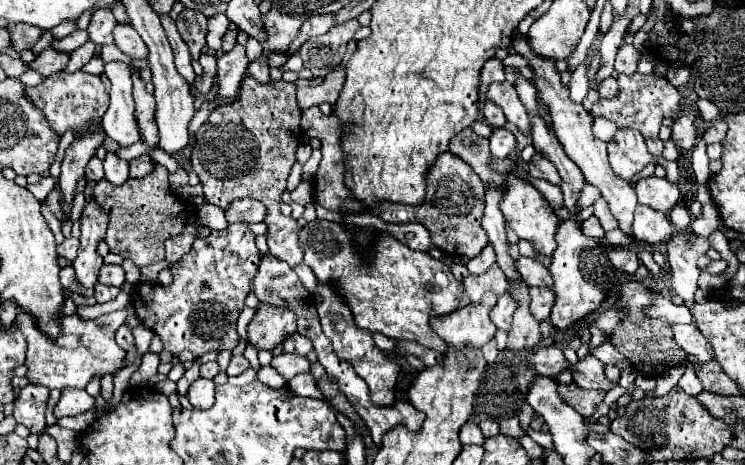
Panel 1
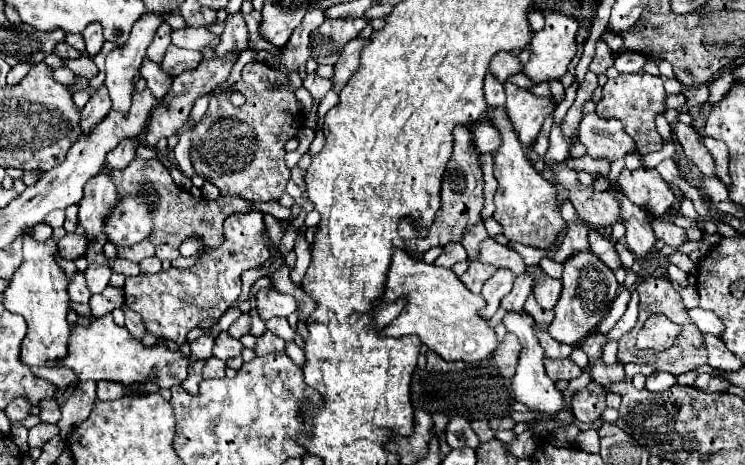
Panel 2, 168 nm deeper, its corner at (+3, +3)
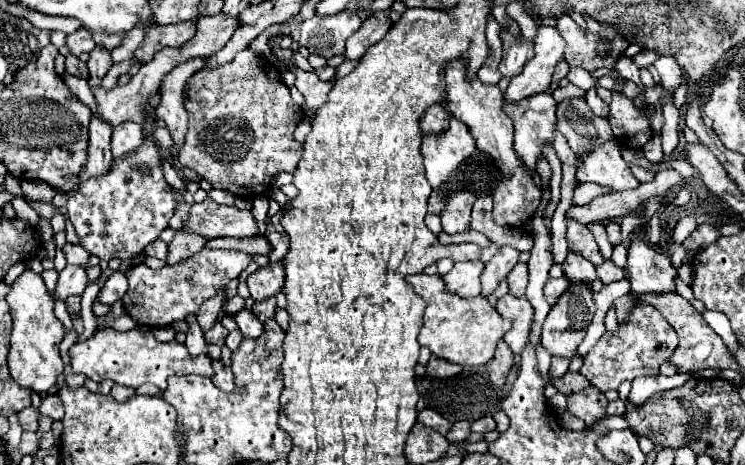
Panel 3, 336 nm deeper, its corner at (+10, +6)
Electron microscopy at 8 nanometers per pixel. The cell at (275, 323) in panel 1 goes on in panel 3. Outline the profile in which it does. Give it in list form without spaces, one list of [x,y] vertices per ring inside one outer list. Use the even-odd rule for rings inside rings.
[[[280,262],[268,264],[248,276],[248,290],[254,302],[264,302],[276,296],[278,292],[282,292],[282,286],[284,286],[284,266]]]

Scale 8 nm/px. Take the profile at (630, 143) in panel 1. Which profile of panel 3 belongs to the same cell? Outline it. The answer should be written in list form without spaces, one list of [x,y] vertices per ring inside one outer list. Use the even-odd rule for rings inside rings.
[[[584,98],[562,100],[556,116],[560,132],[566,136],[570,148],[580,156],[588,156],[588,152],[614,138],[608,120],[594,116]]]

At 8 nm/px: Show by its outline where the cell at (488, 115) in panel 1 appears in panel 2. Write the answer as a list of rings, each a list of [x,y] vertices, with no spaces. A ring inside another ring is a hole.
[[[489,71],[485,75],[485,101],[489,103],[489,107],[501,107],[505,103],[503,83],[495,81],[495,75],[491,75]]]

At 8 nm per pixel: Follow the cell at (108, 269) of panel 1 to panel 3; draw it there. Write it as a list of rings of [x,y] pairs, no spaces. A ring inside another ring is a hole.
[[[68,264],[60,276],[58,276],[58,284],[56,284],[56,292],[54,296],[66,300],[68,296],[72,294],[82,294],[84,288],[88,284],[88,276],[86,276],[86,268],[84,266],[74,266],[74,264]]]

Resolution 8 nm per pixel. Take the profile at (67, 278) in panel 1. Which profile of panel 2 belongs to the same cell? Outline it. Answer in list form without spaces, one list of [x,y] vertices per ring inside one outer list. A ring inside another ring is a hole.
[[[77,273],[77,275],[73,277],[73,281],[69,283],[69,297],[71,297],[73,303],[89,303],[91,293],[89,293],[89,289],[87,289],[87,285],[85,285],[83,273]]]

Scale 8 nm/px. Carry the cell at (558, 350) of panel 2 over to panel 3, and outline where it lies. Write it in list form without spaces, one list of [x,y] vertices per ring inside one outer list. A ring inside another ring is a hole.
[[[552,358],[550,378],[552,378],[552,376],[562,376],[562,374],[568,370],[568,364],[570,364],[570,358]]]

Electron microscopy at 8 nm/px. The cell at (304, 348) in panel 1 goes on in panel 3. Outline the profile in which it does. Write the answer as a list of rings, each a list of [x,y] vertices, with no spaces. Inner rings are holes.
[[[266,300],[264,304],[254,304],[252,312],[260,322],[266,322],[266,320],[274,318],[274,314],[276,314],[276,300]]]

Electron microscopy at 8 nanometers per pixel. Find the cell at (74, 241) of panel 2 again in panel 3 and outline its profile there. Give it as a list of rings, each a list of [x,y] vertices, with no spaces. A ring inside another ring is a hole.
[[[64,244],[62,252],[64,252],[64,256],[66,256],[66,260],[68,260],[70,264],[80,264],[80,266],[86,266],[86,260],[88,260],[88,256],[90,256],[90,254],[88,254],[84,248],[80,248],[78,244]]]

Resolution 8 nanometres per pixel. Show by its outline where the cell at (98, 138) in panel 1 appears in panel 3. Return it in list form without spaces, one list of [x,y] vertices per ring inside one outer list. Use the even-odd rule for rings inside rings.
[[[96,46],[92,52],[90,52],[90,60],[88,60],[88,70],[90,70],[90,78],[88,78],[88,84],[94,88],[94,86],[100,86],[102,84],[102,78],[106,76],[106,72],[110,70],[112,66],[112,58],[110,58],[110,52]]]

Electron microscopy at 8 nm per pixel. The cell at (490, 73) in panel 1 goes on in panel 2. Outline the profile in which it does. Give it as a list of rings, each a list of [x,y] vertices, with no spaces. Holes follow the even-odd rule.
[[[507,51],[497,53],[497,55],[491,59],[491,65],[489,65],[491,73],[493,73],[501,83],[505,83],[507,77],[511,77],[511,75],[521,73],[521,71],[523,71],[521,67],[523,67],[523,65],[521,65],[519,57],[513,55],[513,53],[507,53]]]

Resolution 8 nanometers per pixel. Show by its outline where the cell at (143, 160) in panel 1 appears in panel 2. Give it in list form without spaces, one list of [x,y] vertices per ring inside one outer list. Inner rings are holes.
[[[231,55],[231,59],[217,59],[217,57],[213,57],[213,59],[207,59],[205,63],[201,63],[201,65],[199,65],[197,69],[193,69],[193,71],[185,71],[185,73],[177,75],[177,77],[173,79],[173,87],[171,87],[171,91],[169,91],[165,103],[157,103],[157,107],[153,109],[151,121],[149,121],[147,131],[145,131],[145,143],[147,143],[149,147],[155,147],[155,143],[157,143],[159,139],[175,135],[175,133],[179,131],[179,127],[183,127],[183,123],[187,121],[189,111],[191,111],[195,99],[201,97],[201,95],[205,95],[205,93],[209,93],[211,89],[215,89],[215,87],[221,85],[223,81],[227,81],[229,75],[231,75],[233,65],[237,63],[237,59],[239,59],[239,55],[235,55],[235,57]]]

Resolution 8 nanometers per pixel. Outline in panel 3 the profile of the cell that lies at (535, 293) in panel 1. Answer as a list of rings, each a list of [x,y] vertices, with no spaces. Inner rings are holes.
[[[558,278],[558,280],[548,280],[546,284],[544,284],[544,296],[546,296],[546,300],[548,300],[548,304],[552,306],[552,304],[556,304],[556,300],[560,298],[560,294],[568,288],[568,280],[566,278]]]

